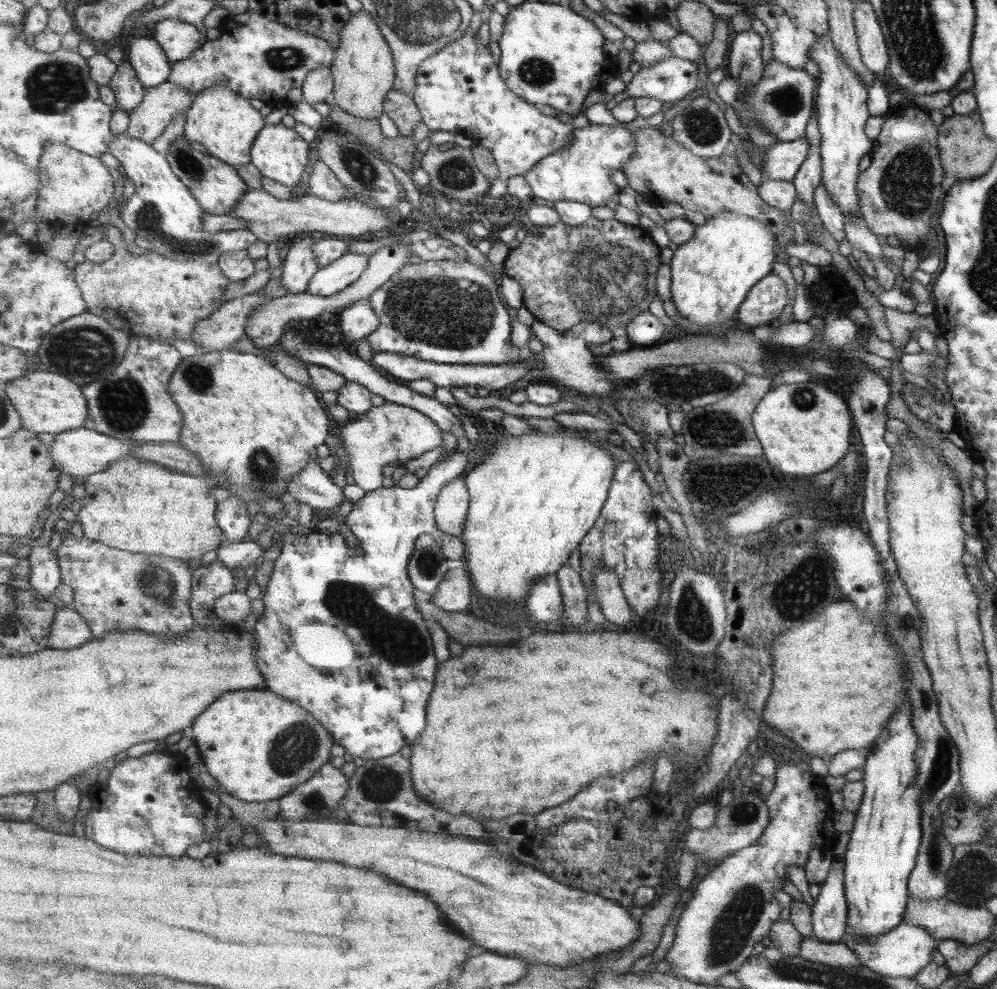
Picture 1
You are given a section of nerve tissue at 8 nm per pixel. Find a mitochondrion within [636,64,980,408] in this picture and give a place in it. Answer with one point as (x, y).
(905, 187)

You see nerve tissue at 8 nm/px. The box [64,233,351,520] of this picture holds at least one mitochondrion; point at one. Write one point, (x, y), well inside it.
(123, 404)

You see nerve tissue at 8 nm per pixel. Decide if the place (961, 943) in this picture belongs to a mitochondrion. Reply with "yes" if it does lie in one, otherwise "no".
no

